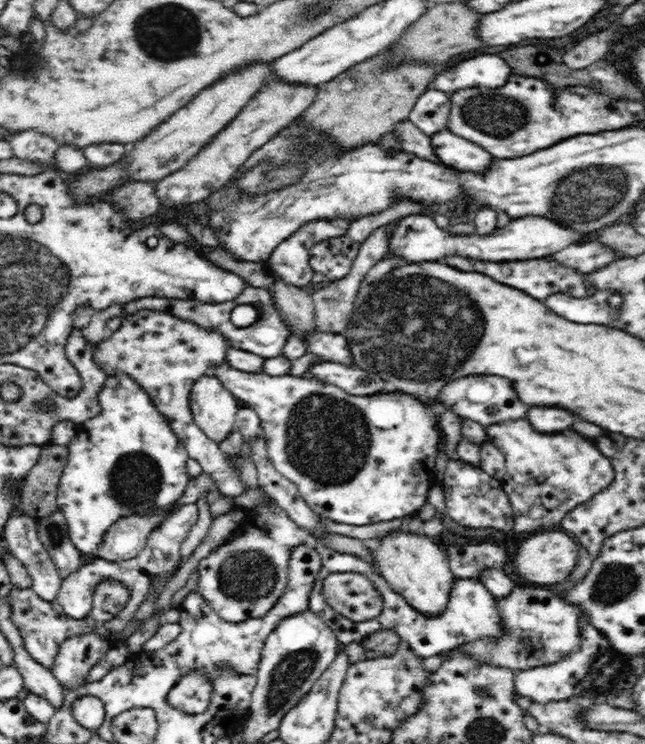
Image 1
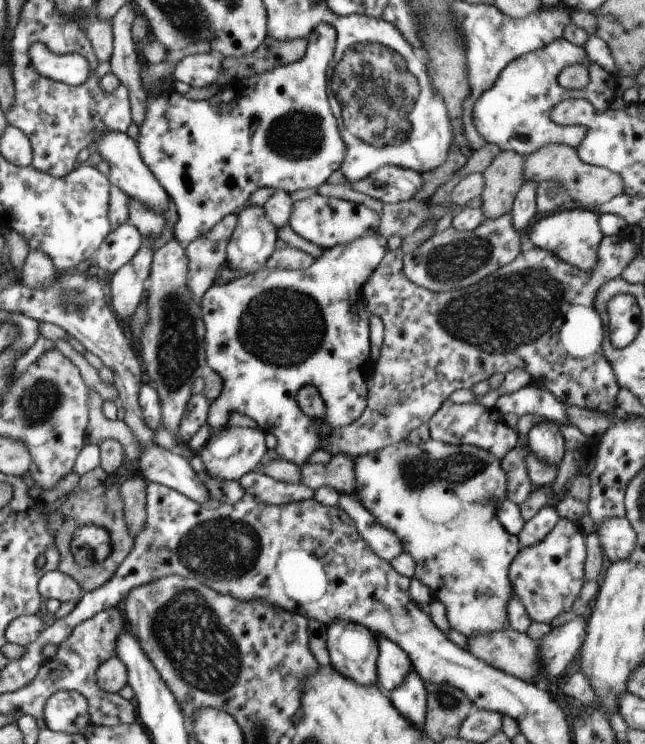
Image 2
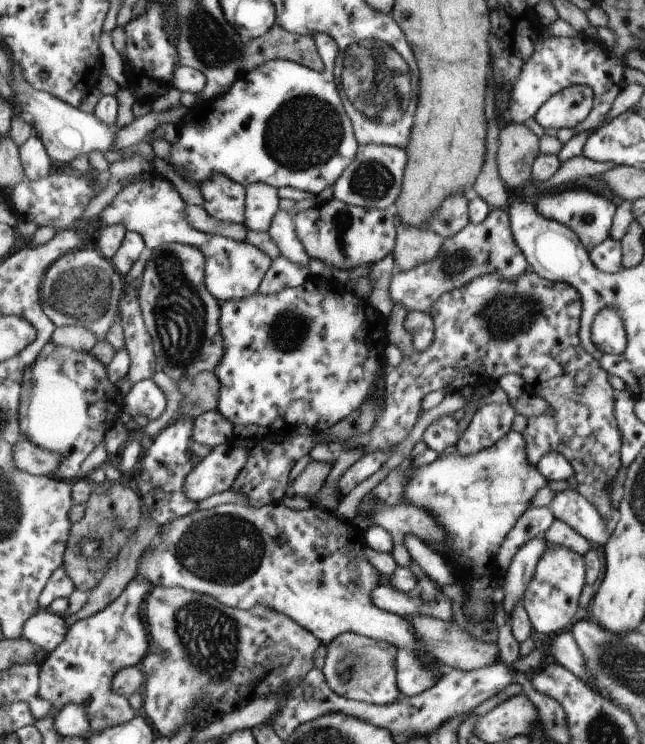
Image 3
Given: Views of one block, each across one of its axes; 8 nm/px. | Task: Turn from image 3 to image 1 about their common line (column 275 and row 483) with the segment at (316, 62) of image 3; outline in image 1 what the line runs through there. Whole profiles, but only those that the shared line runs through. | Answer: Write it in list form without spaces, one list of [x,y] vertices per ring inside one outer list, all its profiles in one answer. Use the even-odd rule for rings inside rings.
[[[44,444],[36,466],[28,472],[26,484],[22,486],[18,508],[36,524],[52,516],[54,512],[60,512],[58,488],[62,472],[66,468],[66,460],[68,448]]]

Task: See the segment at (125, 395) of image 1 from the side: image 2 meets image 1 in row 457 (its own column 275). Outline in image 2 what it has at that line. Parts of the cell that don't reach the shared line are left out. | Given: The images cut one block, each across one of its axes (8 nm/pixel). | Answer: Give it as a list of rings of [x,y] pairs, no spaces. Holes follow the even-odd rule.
[[[331,24],[315,26],[309,32],[307,50],[299,62],[277,66],[267,70],[267,74],[255,74],[245,78],[245,82],[235,84],[235,100],[227,108],[215,108],[207,100],[185,98],[175,92],[171,78],[145,88],[145,114],[137,132],[137,150],[177,210],[173,238],[183,248],[211,230],[221,218],[237,214],[249,194],[257,188],[267,186],[289,194],[297,190],[315,190],[331,172],[341,168],[345,144],[337,134],[335,118],[331,116],[325,92],[325,74],[335,56],[335,46],[335,28]]]

